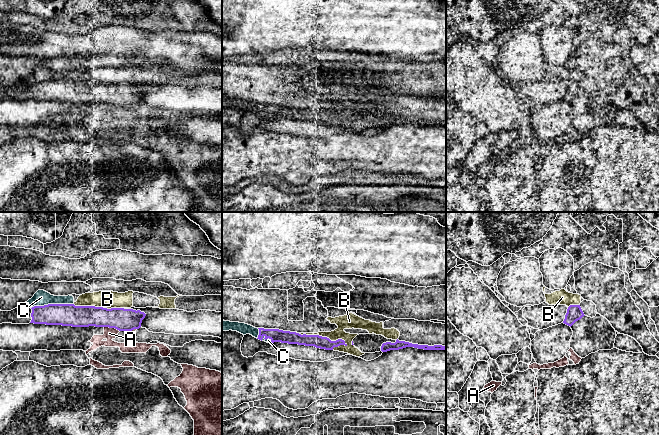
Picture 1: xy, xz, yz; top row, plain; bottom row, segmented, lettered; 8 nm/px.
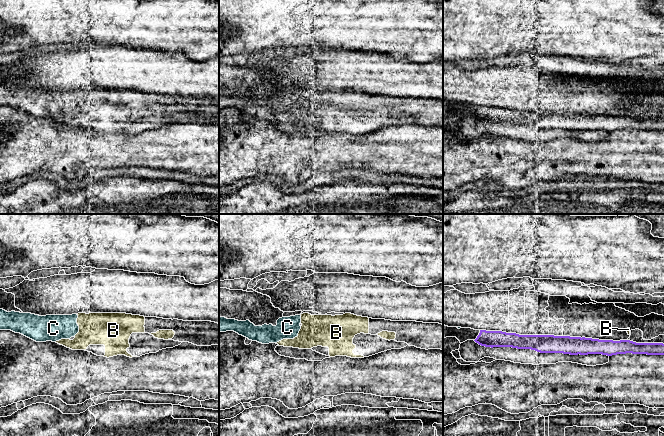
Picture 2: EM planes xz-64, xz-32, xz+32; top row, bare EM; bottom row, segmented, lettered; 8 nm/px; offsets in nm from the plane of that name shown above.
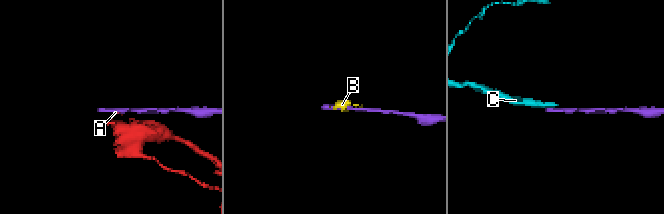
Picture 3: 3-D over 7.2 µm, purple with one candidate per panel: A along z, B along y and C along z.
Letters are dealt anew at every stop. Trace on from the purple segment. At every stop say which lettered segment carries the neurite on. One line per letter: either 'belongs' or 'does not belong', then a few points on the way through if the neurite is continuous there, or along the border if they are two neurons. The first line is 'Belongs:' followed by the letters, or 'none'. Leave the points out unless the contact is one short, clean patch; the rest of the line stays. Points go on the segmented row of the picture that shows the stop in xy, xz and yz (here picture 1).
Belongs: none
A: does not belong
B: does not belong
C: does not belong; border along xy (72, 303), (48, 303), (34, 305), (31, 308)

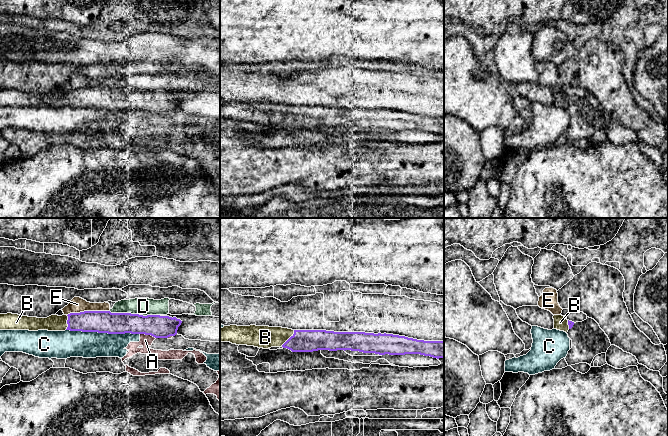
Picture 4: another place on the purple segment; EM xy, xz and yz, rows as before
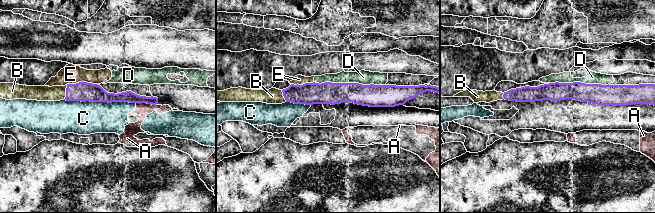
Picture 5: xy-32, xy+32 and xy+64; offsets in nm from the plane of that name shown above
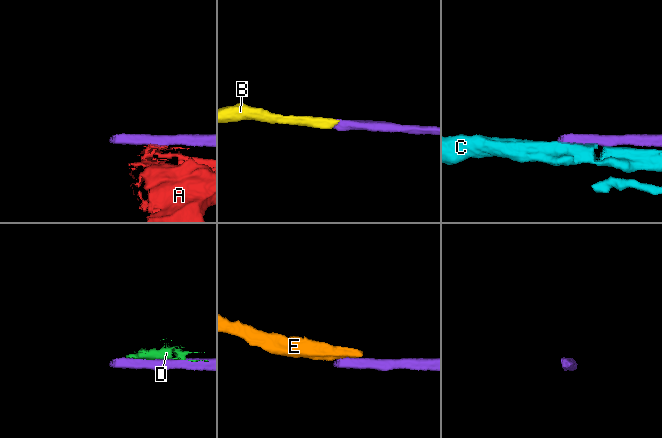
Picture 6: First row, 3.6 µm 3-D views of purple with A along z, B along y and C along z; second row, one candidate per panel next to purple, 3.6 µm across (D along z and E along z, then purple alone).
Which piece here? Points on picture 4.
Belongs: B
A: does not belong
B: belongs; runs through xz (302, 340), (289, 338), (265, 337)
C: does not belong
D: does not belong
E: does not belong; border along xy (108, 310), (84, 310), (70, 312), (67, 315)

